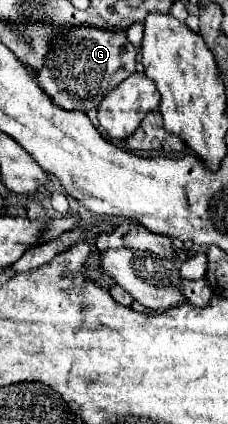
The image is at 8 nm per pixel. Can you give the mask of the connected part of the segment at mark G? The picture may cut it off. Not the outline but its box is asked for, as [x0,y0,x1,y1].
[36,27,134,111]

